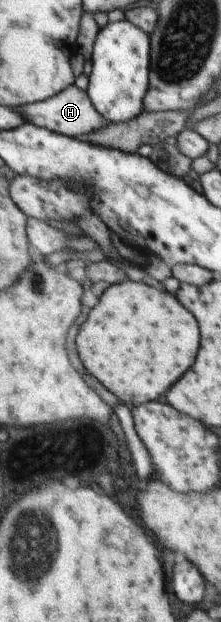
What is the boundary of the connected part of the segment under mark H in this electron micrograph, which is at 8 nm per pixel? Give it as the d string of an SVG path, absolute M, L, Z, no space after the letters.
M75 85L66 88L63 92L55 95L53 98L44 100L40 103L31 103L22 105L22 108L16 108L18 112L22 112L22 116L26 116L26 120L34 126L42 126L60 134L68 134L68 136L80 136L80 134L88 134L96 128L107 126L110 121L106 121L91 104L86 91L80 90Z

